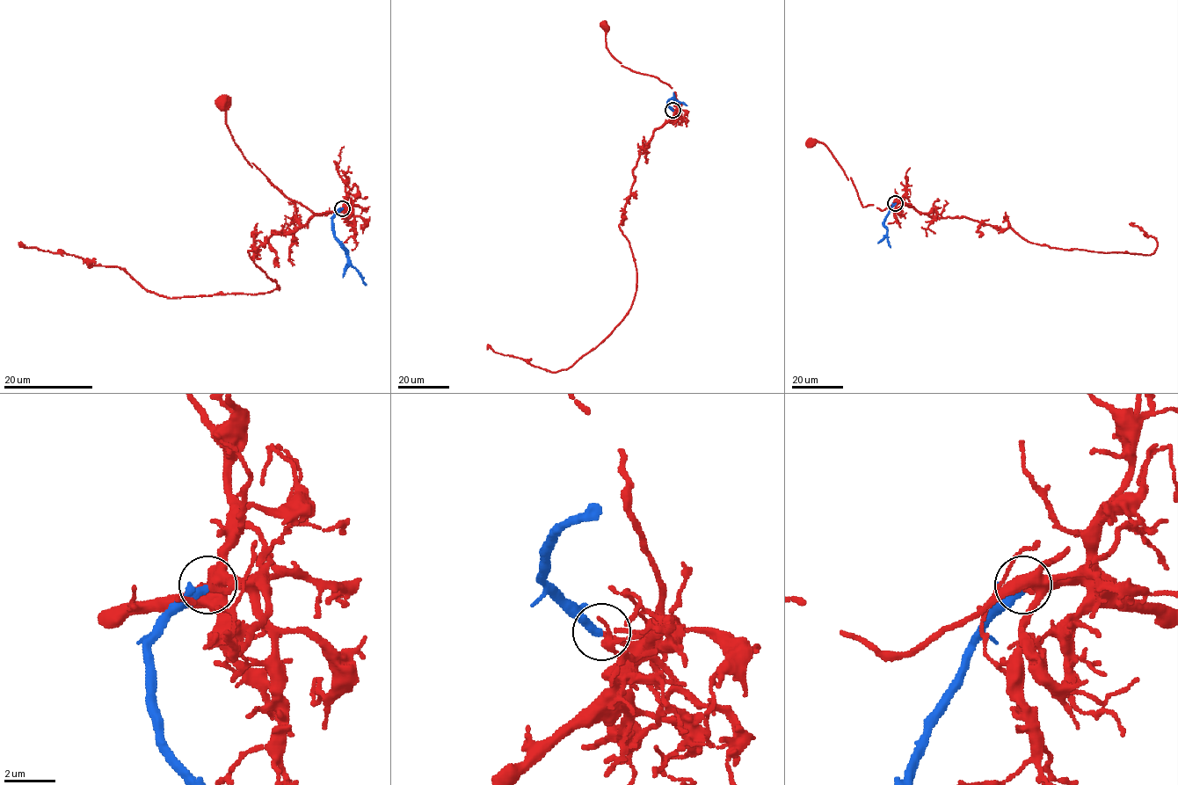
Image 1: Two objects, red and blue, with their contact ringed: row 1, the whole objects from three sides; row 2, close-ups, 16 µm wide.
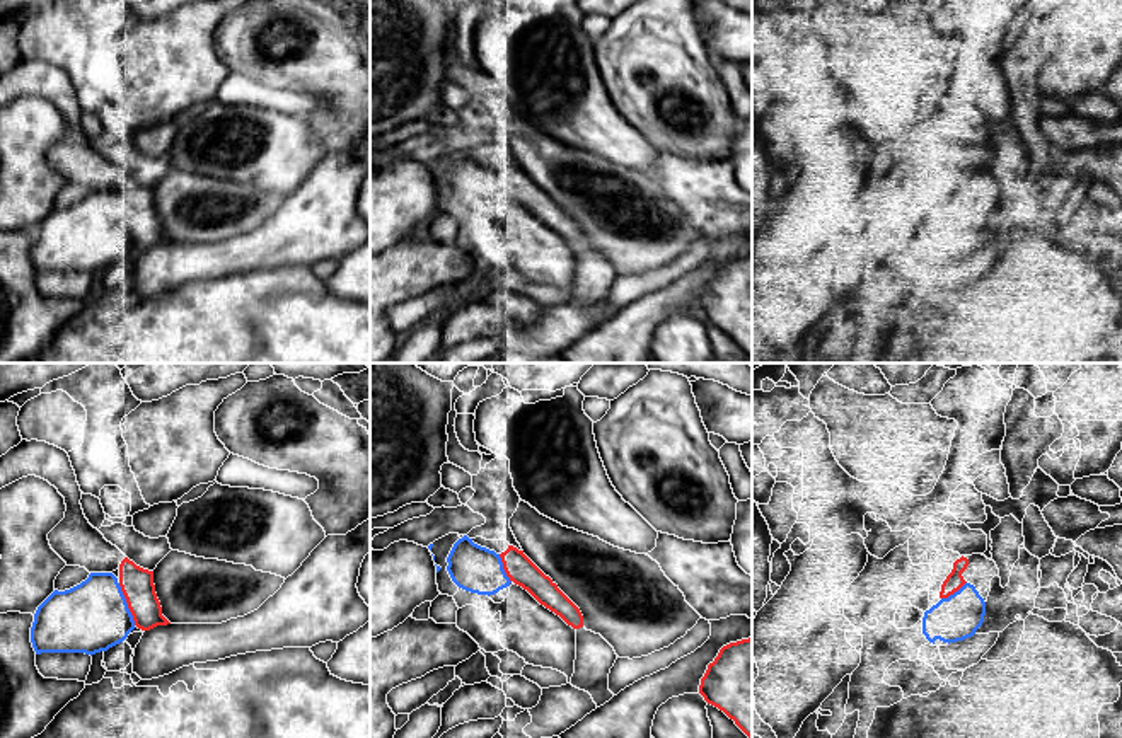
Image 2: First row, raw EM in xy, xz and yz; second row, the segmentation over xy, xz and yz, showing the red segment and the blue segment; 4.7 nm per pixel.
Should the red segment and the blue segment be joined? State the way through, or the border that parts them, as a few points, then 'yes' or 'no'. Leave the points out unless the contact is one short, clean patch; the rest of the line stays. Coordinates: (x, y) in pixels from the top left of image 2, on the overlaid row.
no

